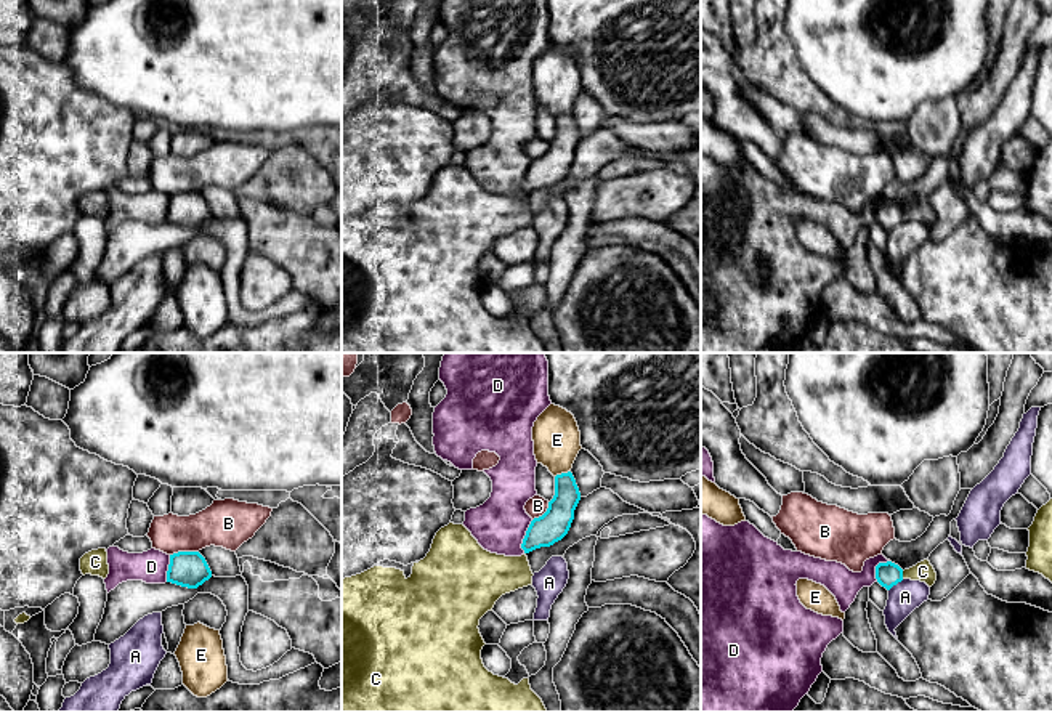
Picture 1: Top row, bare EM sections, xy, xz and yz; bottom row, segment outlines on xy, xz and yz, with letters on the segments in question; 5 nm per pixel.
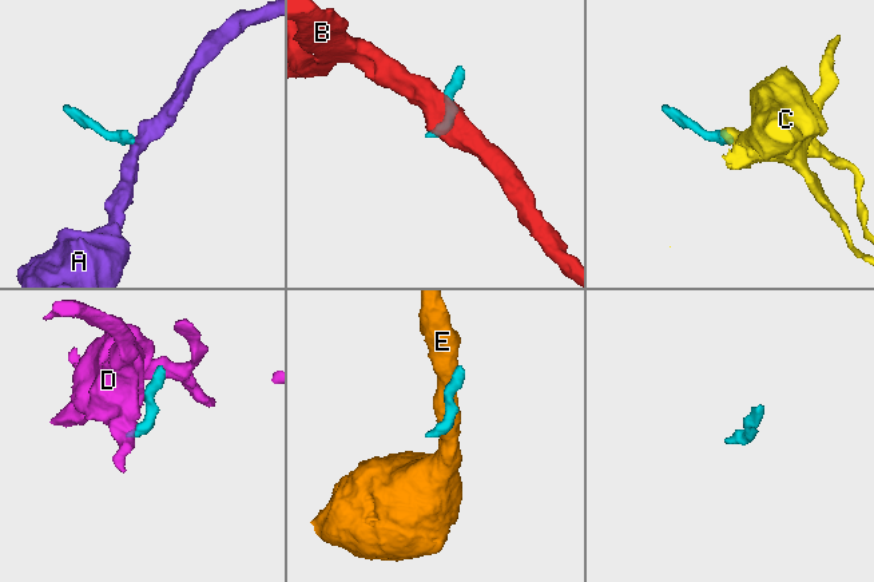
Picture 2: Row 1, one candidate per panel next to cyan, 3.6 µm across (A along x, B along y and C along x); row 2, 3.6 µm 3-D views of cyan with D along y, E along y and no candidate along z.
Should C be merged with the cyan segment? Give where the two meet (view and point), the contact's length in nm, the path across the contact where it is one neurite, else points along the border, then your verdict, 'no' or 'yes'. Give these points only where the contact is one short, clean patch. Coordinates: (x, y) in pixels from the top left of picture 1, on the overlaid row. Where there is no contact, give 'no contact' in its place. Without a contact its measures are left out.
meets cyan in yz at (902, 574); contact 40 nm long; runs through yz (887, 574), (902, 574), (922, 571); yes

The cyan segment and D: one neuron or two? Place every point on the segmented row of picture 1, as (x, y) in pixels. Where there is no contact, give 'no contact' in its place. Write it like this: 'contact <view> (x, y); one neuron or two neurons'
contact xz (525, 536); two neurons

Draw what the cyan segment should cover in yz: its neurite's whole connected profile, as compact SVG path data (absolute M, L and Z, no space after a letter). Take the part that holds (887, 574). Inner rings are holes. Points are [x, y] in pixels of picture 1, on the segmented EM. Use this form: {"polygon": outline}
{"polygon": "M924 560L904 571L898 564L887 561L876 566L876 579L887 590L903 579L920 581L932 587L937 581L937 572L929 560Z"}

